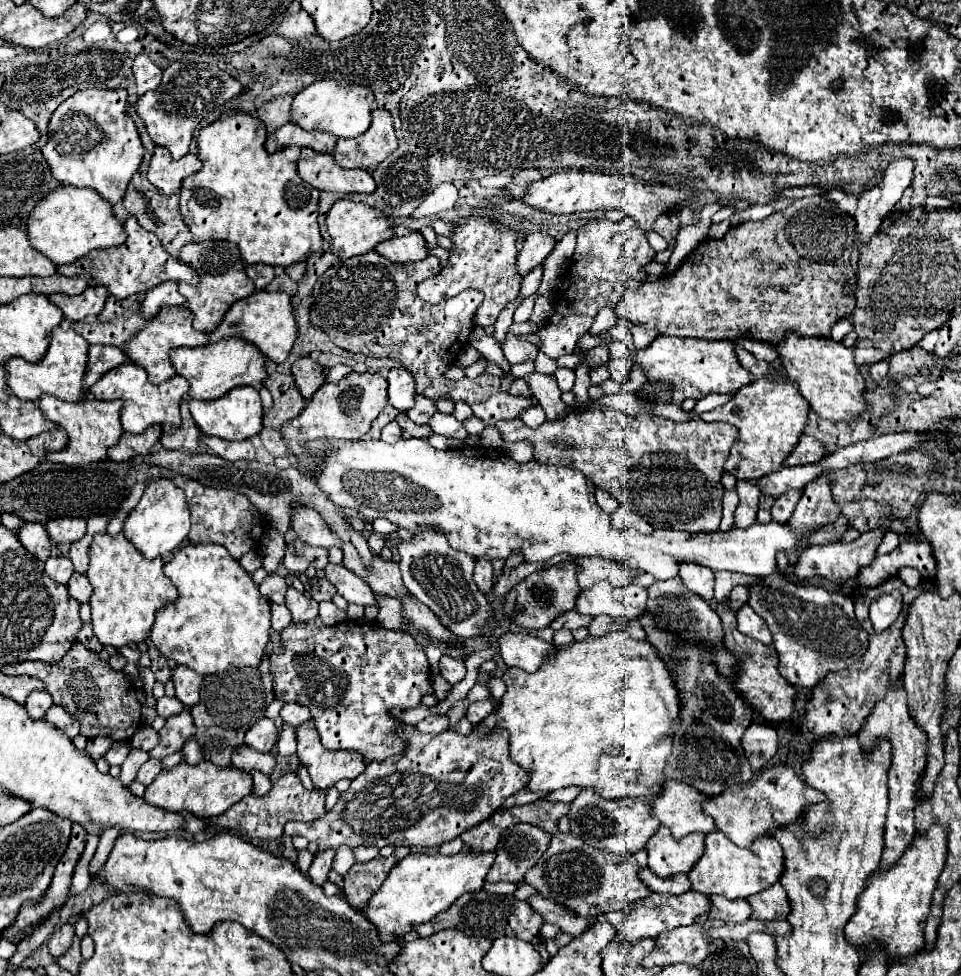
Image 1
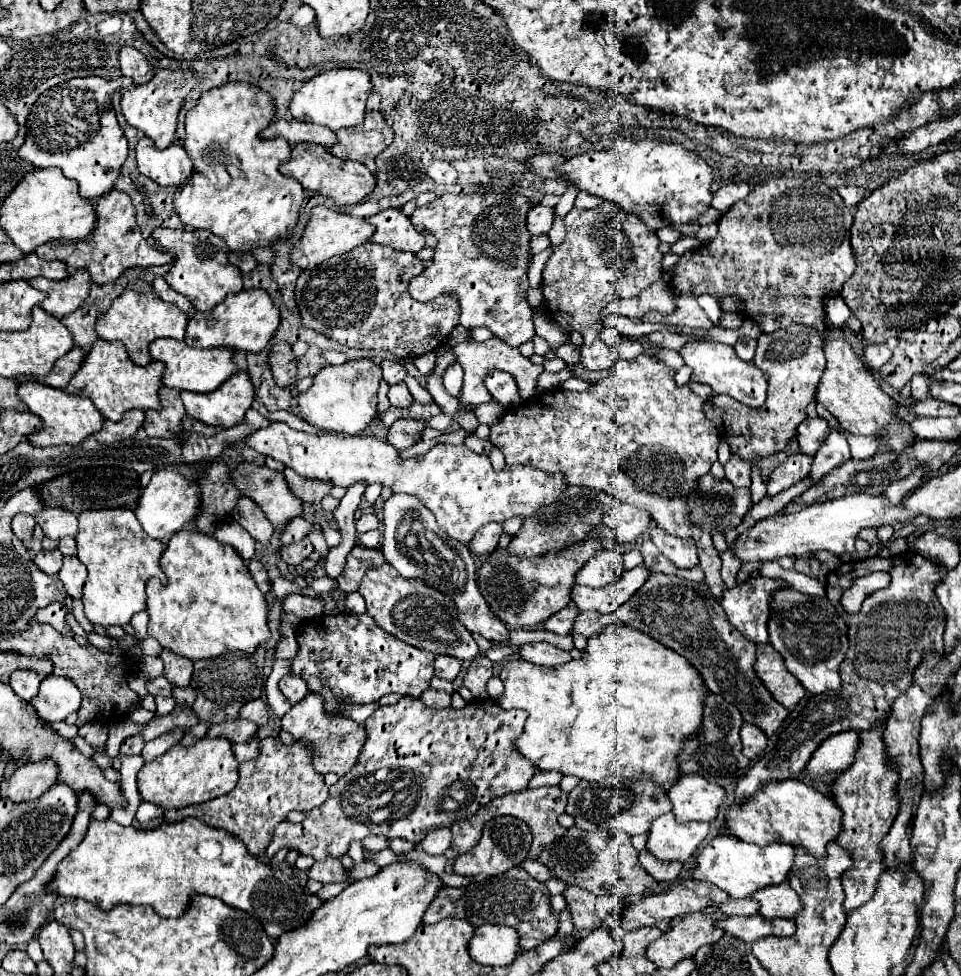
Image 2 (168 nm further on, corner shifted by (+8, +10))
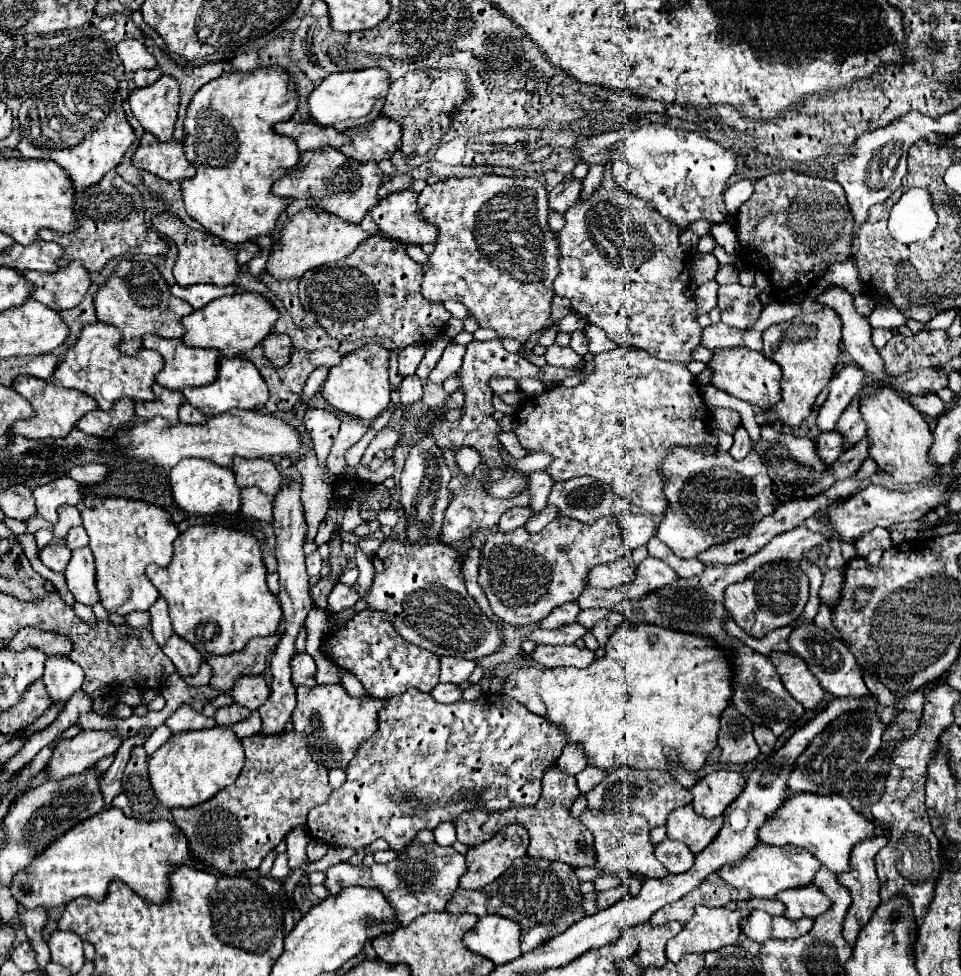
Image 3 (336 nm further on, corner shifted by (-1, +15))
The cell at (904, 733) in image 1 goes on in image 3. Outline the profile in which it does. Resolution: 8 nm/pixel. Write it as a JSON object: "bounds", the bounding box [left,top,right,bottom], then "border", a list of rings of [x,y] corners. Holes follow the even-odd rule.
{"bounds":[839,820,889,946],"border":[[[873,820],[873,824],[875,824],[873,836],[871,836],[869,840],[861,840],[861,842],[855,844],[853,850],[851,850],[851,858],[849,858],[851,870],[839,874],[839,882],[851,892],[851,898],[853,898],[853,904],[851,904],[847,916],[845,916],[845,926],[843,926],[843,936],[849,940],[851,946],[855,944],[855,938],[857,938],[859,930],[867,924],[867,920],[871,918],[871,914],[875,912],[875,908],[877,908],[879,902],[881,902],[881,894],[879,894],[881,882],[879,882],[879,878],[877,878],[877,872],[875,872],[875,854],[877,854],[889,840],[887,840],[887,834],[885,834],[887,830],[885,830],[877,820]]]}

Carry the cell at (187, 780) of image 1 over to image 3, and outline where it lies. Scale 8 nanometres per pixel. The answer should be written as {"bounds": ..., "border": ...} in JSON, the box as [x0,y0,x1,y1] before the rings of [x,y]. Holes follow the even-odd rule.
{"bounds":[149,728,243,808],"border":[[[211,728],[173,734],[151,758],[149,780],[157,800],[167,808],[197,806],[211,800],[221,788],[231,786],[243,768],[243,746],[233,730]]]}

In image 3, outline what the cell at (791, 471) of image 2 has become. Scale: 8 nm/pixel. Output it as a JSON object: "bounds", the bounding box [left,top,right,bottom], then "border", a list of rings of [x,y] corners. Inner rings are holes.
{"bounds":[815,430,843,464],"border":[[[833,430],[819,436],[819,440],[815,442],[815,450],[825,464],[833,464],[843,454],[841,444],[843,444],[843,438]]]}

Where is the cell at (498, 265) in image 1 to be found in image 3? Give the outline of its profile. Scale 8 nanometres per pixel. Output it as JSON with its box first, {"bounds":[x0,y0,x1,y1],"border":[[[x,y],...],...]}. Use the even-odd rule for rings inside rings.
{"bounds":[417,174,559,344],"border":[[[493,174],[481,178],[447,178],[435,186],[425,186],[417,204],[421,216],[439,228],[435,250],[429,256],[431,268],[425,272],[421,284],[421,294],[427,300],[457,300],[469,308],[481,328],[491,328],[499,338],[513,338],[521,344],[549,324],[559,248],[557,236],[547,226],[547,190],[539,180]]]}

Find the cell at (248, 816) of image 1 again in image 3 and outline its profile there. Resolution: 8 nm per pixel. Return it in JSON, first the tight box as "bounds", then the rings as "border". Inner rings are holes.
{"bounds":[171,734,333,876],"border":[[[257,734],[243,738],[241,744],[245,750],[245,766],[235,784],[223,788],[217,796],[199,806],[171,810],[173,822],[189,836],[189,846],[201,864],[213,866],[229,876],[259,868],[261,860],[285,834],[305,824],[307,812],[325,804],[333,792],[329,770],[311,758],[311,746],[305,734]]]}

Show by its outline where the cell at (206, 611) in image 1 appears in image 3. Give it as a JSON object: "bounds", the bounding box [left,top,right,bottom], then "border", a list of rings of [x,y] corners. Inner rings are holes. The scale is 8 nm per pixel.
{"bounds":[147,524,283,654],"border":[[[217,524],[189,526],[175,540],[175,554],[169,568],[149,566],[147,576],[169,604],[169,616],[175,634],[191,642],[201,654],[237,652],[245,648],[255,636],[271,636],[279,630],[283,612],[277,604],[277,598],[267,588],[267,570],[261,558],[259,542],[247,532],[237,532]]]}

